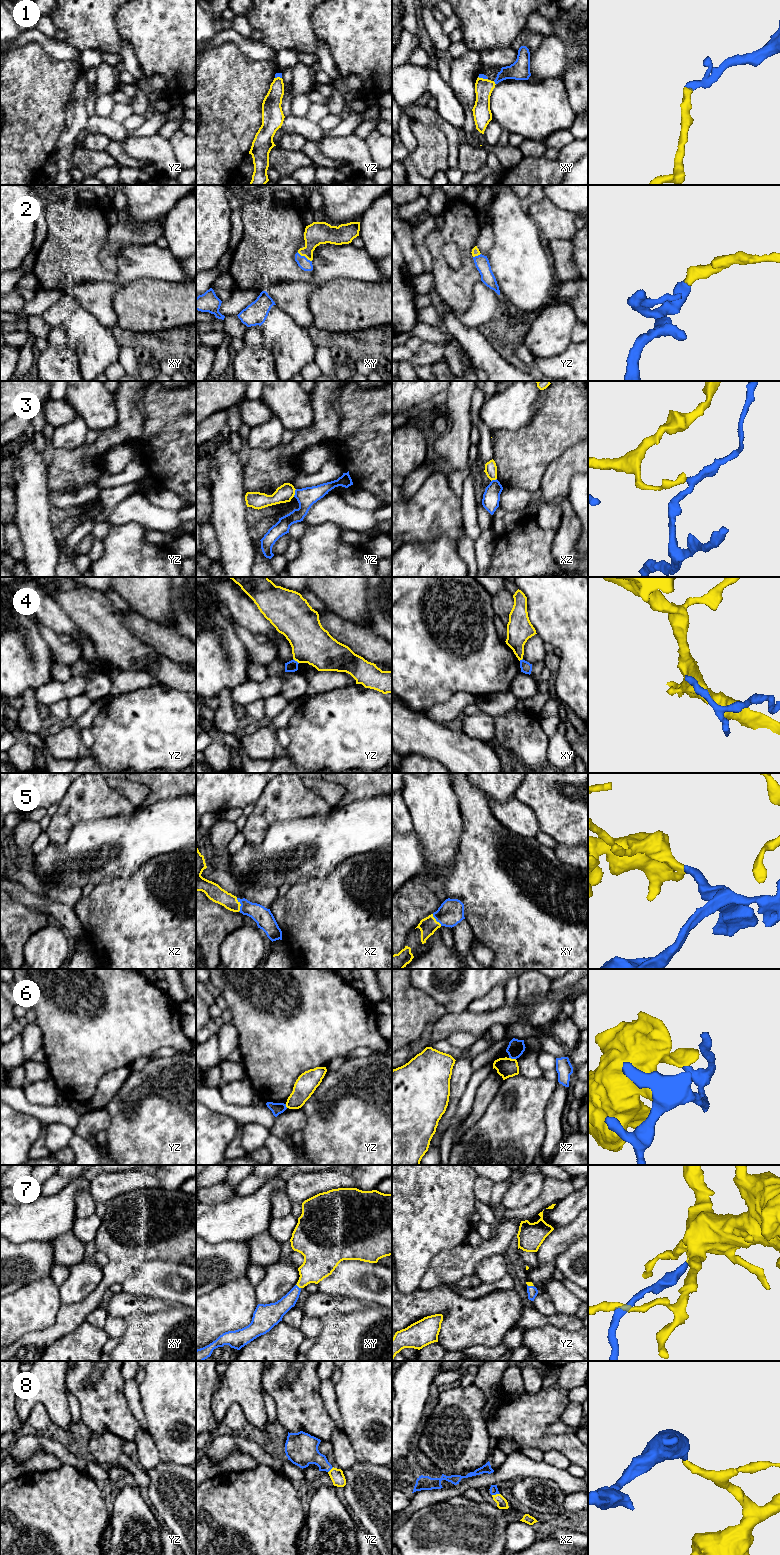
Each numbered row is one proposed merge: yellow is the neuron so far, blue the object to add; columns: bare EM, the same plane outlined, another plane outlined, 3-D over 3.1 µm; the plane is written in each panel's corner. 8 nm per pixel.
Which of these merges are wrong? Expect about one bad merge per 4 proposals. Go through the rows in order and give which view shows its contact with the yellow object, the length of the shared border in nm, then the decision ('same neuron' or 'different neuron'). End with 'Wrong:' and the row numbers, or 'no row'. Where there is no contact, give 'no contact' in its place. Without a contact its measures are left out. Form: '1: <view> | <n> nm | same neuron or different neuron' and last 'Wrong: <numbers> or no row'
1: xy | 40 nm | same neuron
2: xy | 140 nm | same neuron
3: yz | 70 nm | different neuron
4: yz | 60 nm | different neuron
5: xz | 110 nm | same neuron
6: xz | 60 nm | different neuron
7: xy | 50 nm | same neuron
8: xz | 70 nm | same neuron
Wrong: 3, 4, 6

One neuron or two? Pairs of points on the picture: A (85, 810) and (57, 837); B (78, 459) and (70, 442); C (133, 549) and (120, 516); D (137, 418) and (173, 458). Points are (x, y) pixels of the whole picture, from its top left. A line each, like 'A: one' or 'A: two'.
A: one
B: two
C: two
D: two

